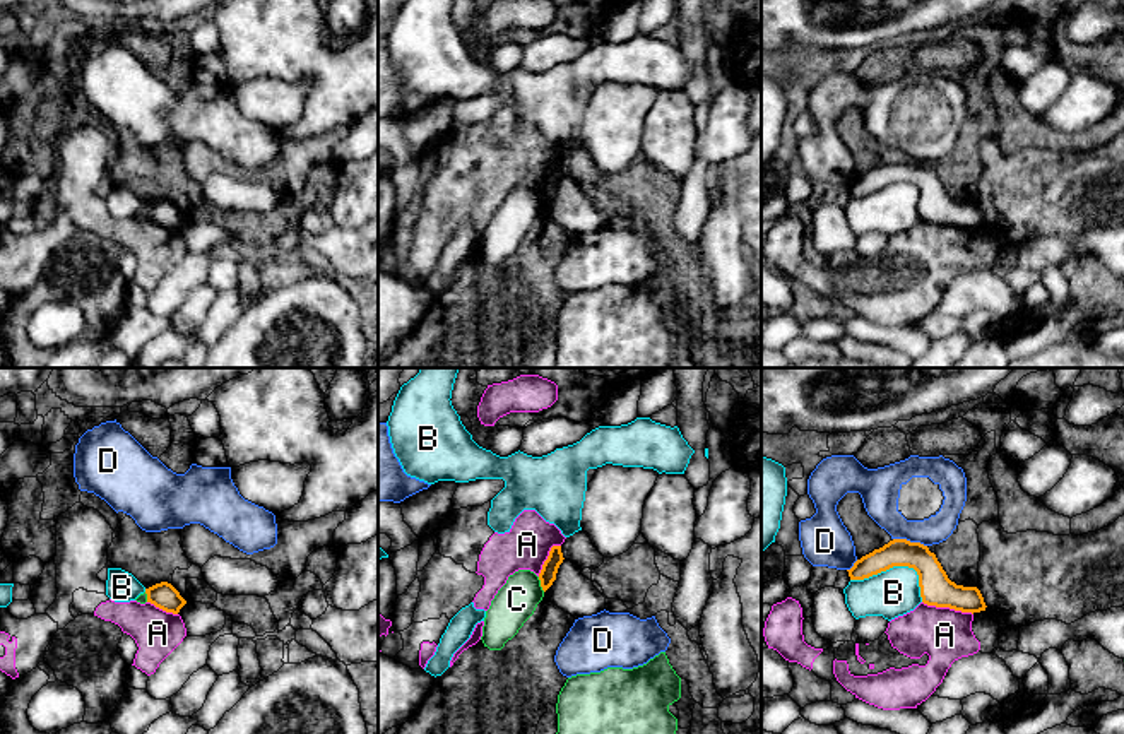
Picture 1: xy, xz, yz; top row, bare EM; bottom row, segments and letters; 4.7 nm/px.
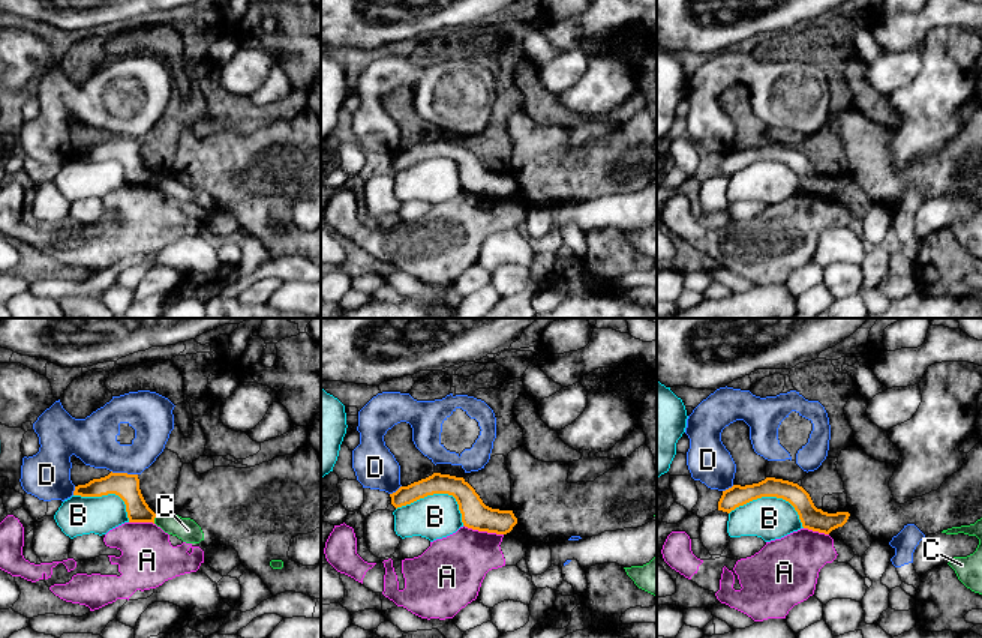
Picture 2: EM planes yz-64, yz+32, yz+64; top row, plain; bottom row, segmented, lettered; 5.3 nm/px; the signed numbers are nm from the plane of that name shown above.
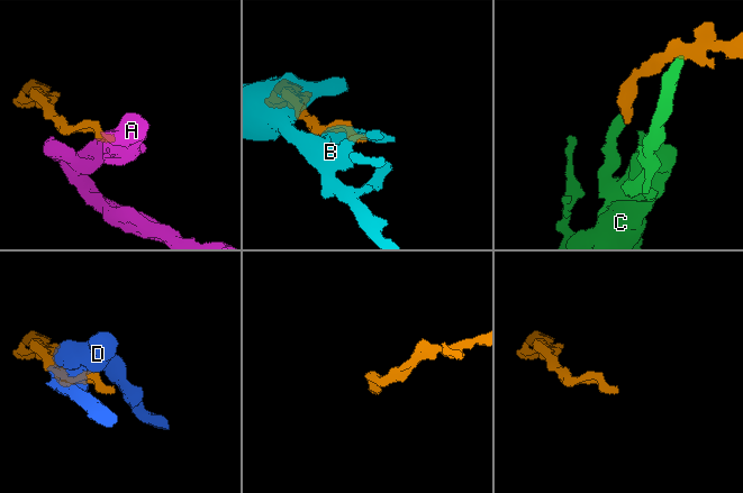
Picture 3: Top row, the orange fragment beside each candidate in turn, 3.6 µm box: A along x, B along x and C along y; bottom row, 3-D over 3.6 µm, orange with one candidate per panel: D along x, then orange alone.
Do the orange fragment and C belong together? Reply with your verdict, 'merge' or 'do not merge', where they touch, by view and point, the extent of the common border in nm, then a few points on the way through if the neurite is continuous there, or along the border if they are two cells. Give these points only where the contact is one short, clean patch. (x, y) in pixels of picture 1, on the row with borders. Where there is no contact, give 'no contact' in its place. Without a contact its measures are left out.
do not merge; contact xz (541, 584); length 80 nm; border xz (538, 577), (544, 591)

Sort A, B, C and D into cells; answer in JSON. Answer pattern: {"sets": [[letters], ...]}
{"sets": [["A"], ["B"], ["C"], ["D"]]}

